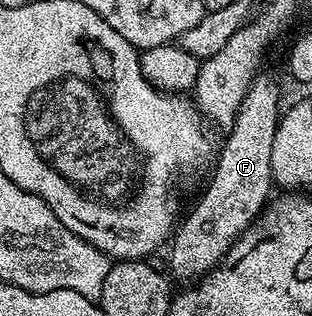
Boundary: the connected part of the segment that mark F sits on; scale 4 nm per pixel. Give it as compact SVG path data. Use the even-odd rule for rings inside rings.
M257 74L250 89L246 89L246 97L242 97L236 119L231 127L227 128L228 140L216 159L216 168L212 171L208 188L201 193L200 200L192 207L192 212L185 219L183 216L182 222L171 236L170 275L173 280L196 281L219 267L224 254L256 221L273 194L270 153L274 145L276 126L280 123L282 102L280 103L279 85L264 74Z

